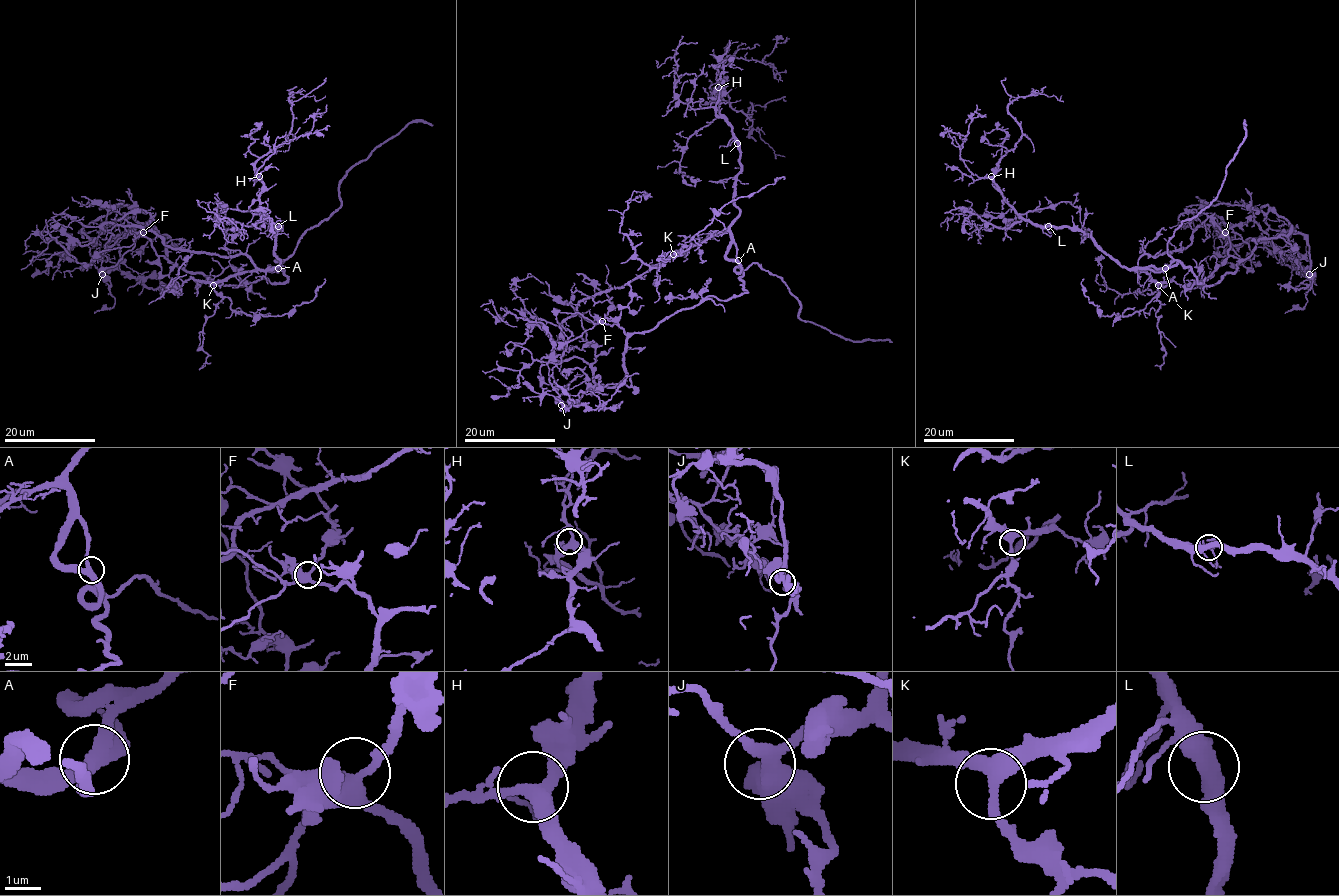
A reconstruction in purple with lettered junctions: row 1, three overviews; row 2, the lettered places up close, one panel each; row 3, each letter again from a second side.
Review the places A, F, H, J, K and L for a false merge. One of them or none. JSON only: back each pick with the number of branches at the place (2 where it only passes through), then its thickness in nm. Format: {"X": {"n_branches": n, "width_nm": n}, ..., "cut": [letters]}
{"cut": []}

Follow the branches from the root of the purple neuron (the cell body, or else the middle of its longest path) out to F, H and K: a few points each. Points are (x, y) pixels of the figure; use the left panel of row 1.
F: (280, 266), (287, 278), (284, 282), (257, 279), (242, 285), (220, 284), (174, 266), (143, 232)
H: (280, 266), (277, 272), (270, 268), (279, 263), (275, 234), (281, 227), (260, 214), (263, 183), (259, 176)
K: (280, 266), (277, 272), (271, 268), (244, 271), (219, 280), (213, 285)

